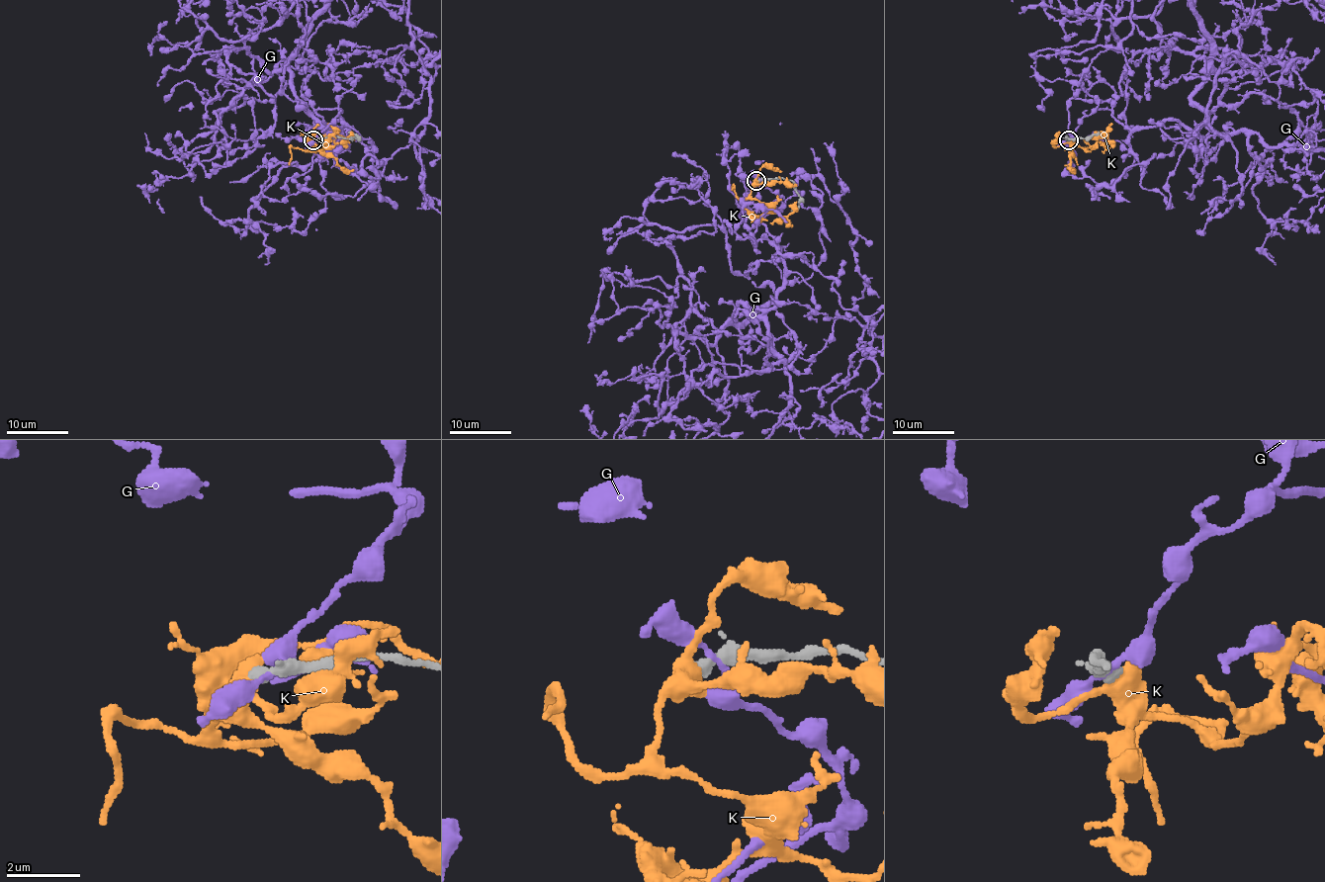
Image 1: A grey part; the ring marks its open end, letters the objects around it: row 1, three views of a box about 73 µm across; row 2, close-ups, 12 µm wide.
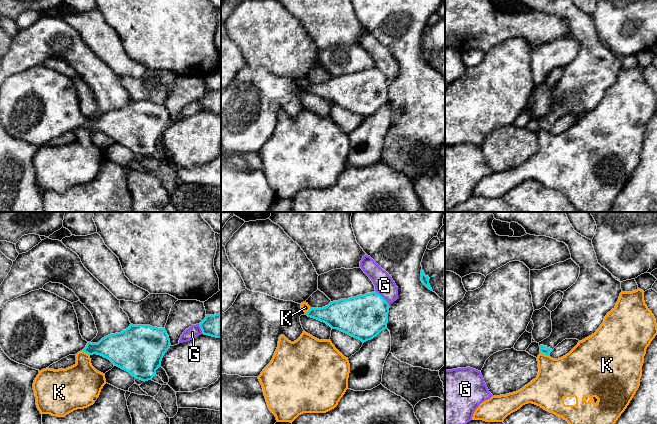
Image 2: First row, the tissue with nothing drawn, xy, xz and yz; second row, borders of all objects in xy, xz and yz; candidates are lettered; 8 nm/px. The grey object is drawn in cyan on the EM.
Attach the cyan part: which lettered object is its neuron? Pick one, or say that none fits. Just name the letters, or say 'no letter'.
no letter

